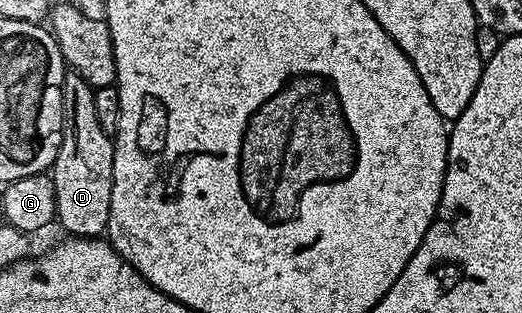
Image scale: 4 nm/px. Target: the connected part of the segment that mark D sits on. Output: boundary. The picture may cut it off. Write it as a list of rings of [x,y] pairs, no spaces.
[[[66,74],[61,87],[65,106],[65,133],[61,137],[57,160],[51,168],[55,185],[56,222],[73,237],[101,237],[106,234],[111,213],[113,188],[113,139],[103,133],[95,113],[94,88],[83,77]]]

